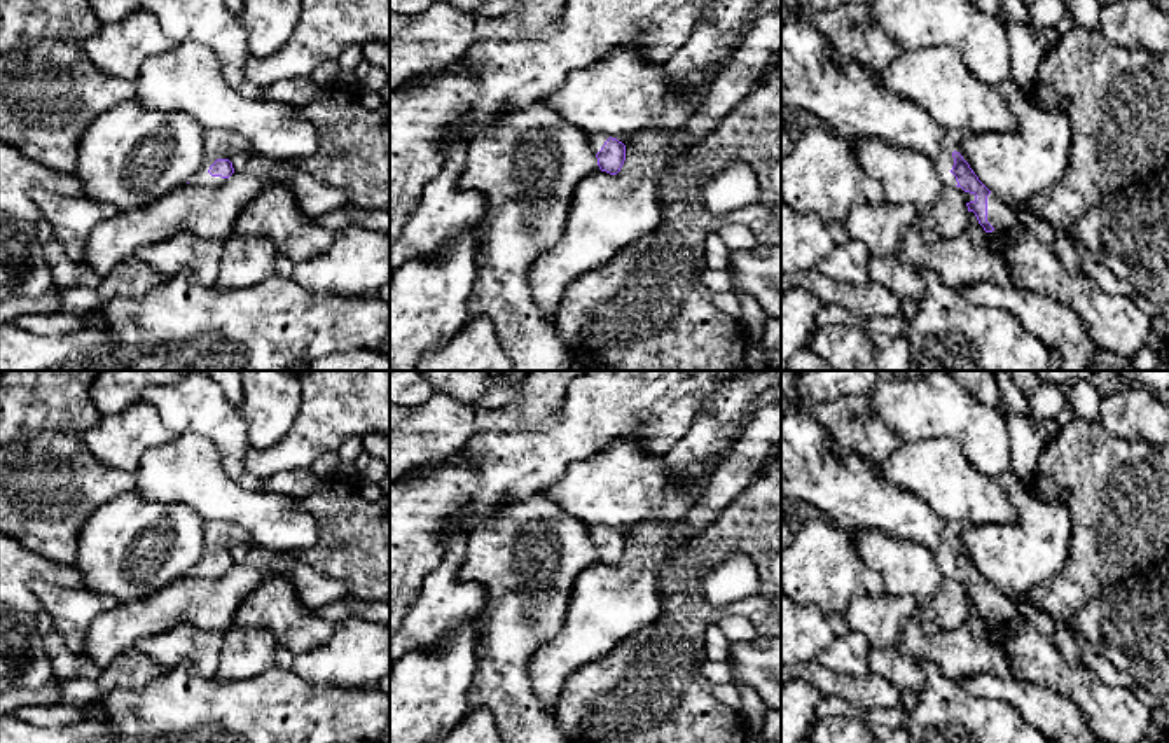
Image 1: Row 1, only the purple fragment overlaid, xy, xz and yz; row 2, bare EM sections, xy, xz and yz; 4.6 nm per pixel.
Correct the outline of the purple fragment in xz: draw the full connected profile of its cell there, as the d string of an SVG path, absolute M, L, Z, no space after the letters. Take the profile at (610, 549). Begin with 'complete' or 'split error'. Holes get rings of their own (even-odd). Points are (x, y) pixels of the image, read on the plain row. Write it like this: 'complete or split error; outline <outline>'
split error; outline M594 526L589 530L589 538L598 549L601 563L617 566L626 552L626 537L617 530L606 526Z

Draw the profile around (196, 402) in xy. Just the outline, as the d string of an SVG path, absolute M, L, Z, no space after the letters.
M185 374L171 386L150 386L140 400L150 404L175 435L187 432L210 439L222 469L232 481L246 474L248 432L241 411L224 397L220 385L206 374Z

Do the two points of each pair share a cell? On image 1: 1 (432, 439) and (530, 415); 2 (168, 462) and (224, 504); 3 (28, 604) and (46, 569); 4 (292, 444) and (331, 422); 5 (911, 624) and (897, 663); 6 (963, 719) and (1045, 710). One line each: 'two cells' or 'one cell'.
1: one cell
2: one cell
3: one cell
4: one cell
5: one cell
6: two cells

